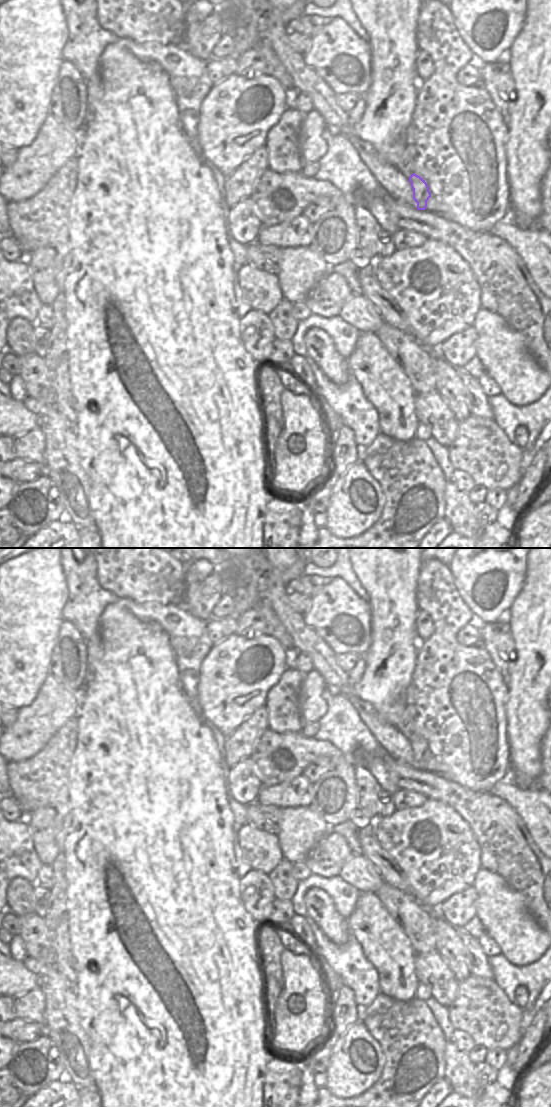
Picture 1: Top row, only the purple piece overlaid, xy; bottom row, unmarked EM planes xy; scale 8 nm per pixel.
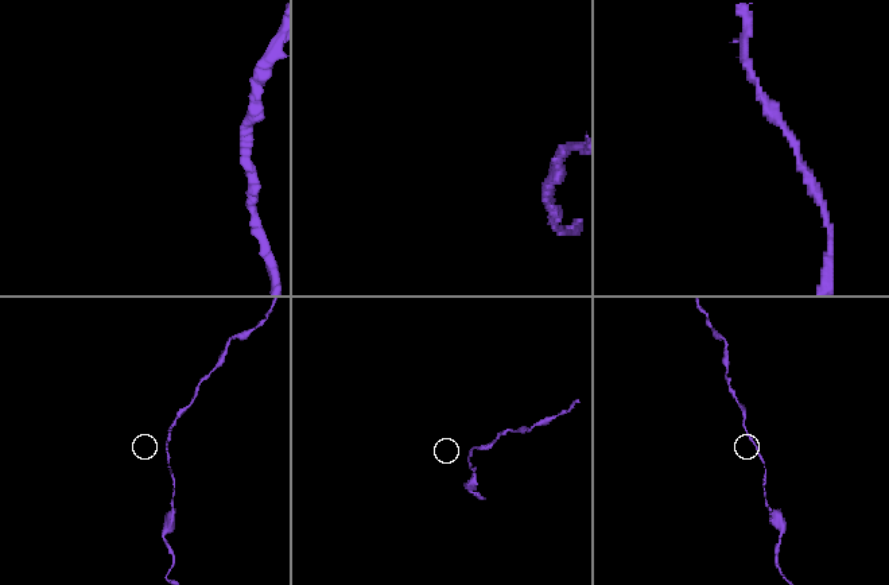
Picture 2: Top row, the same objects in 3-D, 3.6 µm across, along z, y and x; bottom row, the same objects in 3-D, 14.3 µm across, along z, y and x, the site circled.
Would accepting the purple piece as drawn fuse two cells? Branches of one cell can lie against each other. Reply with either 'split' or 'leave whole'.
leave whole

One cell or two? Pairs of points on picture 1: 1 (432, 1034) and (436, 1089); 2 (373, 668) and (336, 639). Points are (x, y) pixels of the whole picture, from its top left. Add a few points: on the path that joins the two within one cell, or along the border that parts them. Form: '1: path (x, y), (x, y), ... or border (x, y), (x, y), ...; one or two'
1: border (444, 1077), (440, 1078), (423, 1096); two
2: border (371, 633), (369, 648), (362, 655); two

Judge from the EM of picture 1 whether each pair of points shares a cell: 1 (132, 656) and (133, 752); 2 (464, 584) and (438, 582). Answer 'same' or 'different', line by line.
1: same
2: different

